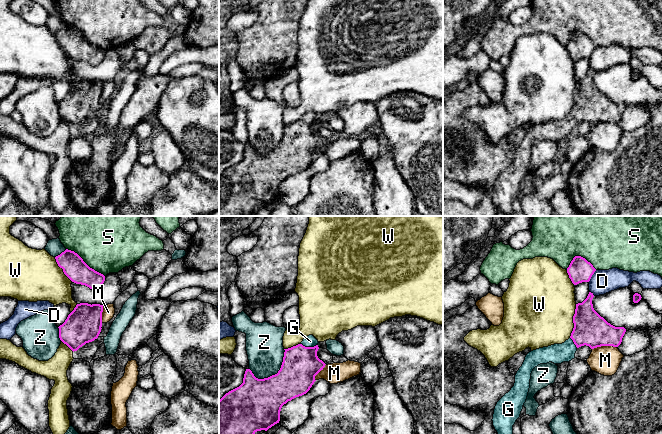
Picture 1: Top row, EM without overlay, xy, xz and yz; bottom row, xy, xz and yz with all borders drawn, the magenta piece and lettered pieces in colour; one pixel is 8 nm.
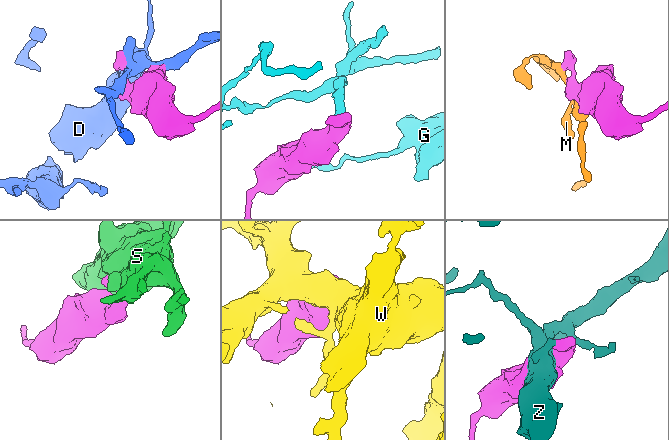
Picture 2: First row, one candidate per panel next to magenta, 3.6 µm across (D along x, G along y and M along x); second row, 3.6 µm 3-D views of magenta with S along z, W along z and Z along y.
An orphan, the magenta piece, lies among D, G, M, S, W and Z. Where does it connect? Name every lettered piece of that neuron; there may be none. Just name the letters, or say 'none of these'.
G

